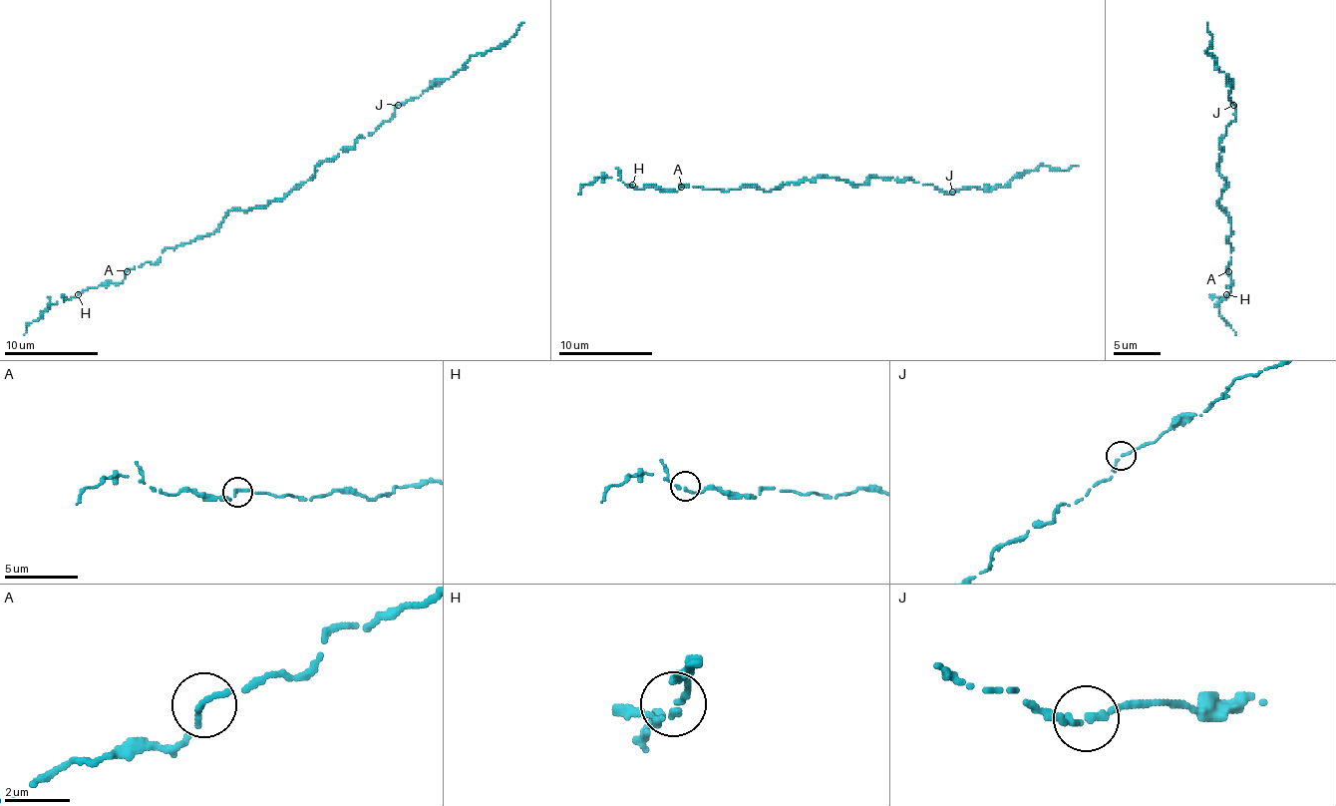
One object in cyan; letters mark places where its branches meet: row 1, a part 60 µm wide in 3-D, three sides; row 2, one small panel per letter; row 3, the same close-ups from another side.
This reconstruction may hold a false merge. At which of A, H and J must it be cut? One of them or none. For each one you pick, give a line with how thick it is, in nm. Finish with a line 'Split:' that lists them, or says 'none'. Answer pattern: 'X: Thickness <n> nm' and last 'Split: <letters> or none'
Split: none

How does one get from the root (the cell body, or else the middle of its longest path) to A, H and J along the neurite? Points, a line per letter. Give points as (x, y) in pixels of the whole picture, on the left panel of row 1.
A: (282, 201), (249, 210), (230, 210), (211, 233), (166, 247), (153, 264), (146, 261), (127, 271)
H: (282, 201), (230, 210), (211, 233), (166, 247), (153, 264), (130, 268), (120, 283), (102, 283), (78, 294)
J: (282, 201), (319, 164), (371, 135), (397, 105)

